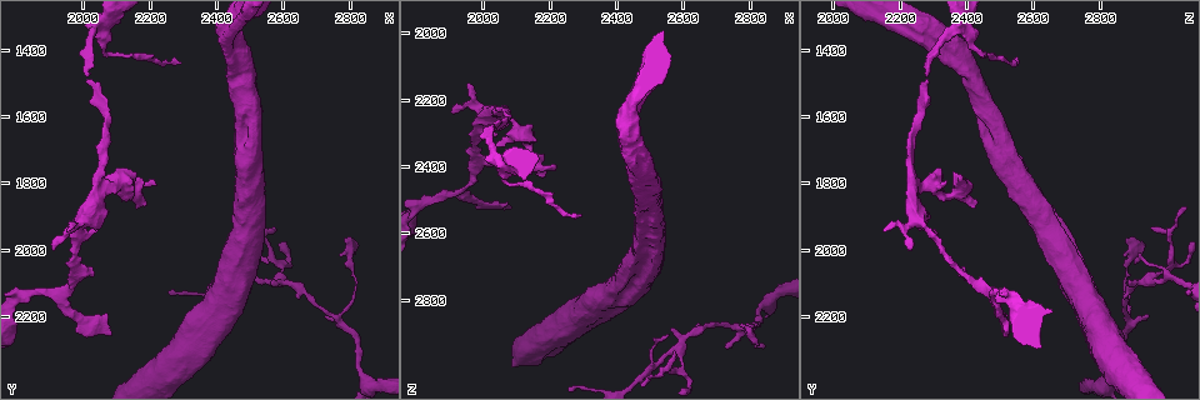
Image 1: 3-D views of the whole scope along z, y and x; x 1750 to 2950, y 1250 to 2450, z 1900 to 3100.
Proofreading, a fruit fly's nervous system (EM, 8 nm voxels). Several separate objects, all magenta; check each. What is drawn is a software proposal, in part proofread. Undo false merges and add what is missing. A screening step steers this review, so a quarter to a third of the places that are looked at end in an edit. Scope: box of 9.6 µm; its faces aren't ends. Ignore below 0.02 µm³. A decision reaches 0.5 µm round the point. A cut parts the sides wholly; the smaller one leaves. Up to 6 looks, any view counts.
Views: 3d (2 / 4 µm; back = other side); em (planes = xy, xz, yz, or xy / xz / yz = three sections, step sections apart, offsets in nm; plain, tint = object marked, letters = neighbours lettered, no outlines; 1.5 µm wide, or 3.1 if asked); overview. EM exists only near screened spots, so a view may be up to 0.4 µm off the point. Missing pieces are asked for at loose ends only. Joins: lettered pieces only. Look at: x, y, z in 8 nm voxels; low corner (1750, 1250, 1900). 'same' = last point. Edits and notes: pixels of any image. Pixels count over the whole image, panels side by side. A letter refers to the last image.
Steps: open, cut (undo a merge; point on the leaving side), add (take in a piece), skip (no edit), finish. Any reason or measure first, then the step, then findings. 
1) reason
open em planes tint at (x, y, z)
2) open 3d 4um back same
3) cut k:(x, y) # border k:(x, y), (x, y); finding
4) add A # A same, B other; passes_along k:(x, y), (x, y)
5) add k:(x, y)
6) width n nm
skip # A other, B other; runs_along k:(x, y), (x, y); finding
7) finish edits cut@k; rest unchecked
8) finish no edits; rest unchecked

free end
open 3d 4um at (2830, 1990, 2940)

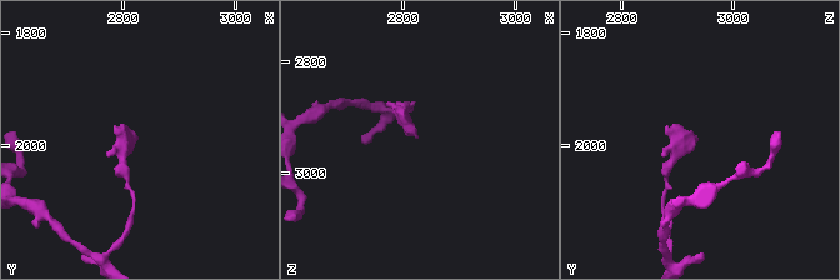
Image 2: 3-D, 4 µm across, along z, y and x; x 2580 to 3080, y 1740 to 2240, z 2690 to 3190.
open em xy step 4 tint at (2830, 1985, 2935)

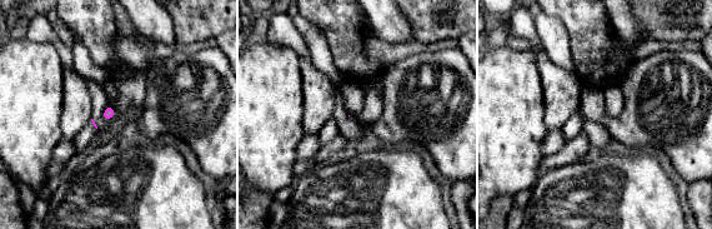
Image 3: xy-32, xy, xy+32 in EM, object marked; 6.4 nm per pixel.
cut it another way
open em planes letters same

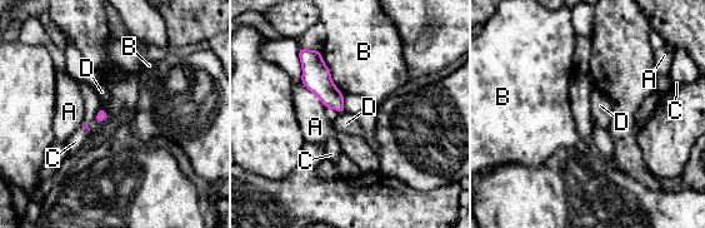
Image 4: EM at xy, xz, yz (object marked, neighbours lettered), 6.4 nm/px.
skip # A other, B other, C other, D other; border 4:(345, 112), (339, 114); none of them fits

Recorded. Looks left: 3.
free end
open em xz step 8 tint at (2560, 2040, 2900)

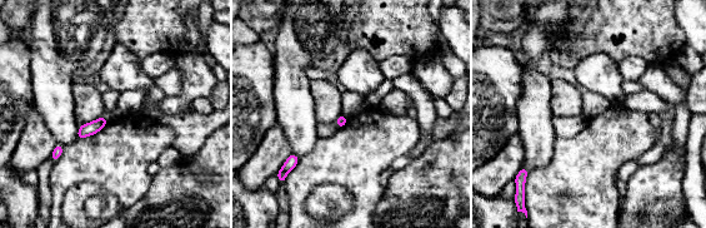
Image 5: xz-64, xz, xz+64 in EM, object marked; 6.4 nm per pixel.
another direction
open em planes letters same

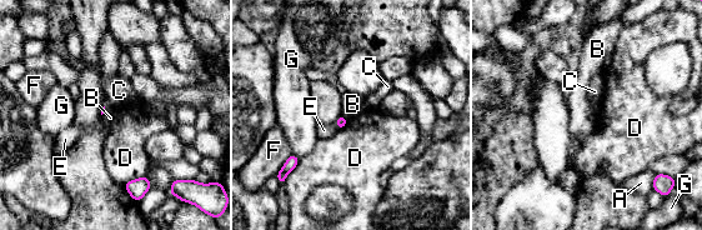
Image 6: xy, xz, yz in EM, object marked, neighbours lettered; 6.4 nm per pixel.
skip # A other, B other, C other, D other, E other, F other, G other; border 6:(342, 114), (347, 120); none of them fits

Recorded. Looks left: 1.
finish no edits; rest unchecked

